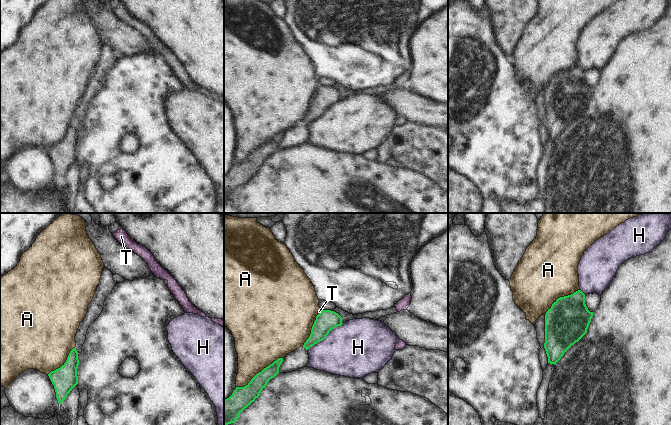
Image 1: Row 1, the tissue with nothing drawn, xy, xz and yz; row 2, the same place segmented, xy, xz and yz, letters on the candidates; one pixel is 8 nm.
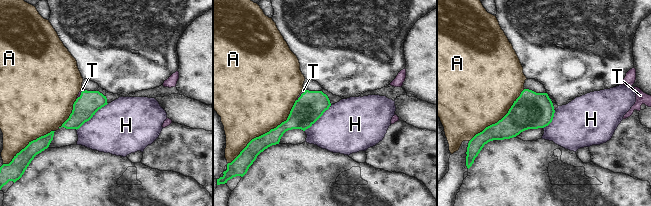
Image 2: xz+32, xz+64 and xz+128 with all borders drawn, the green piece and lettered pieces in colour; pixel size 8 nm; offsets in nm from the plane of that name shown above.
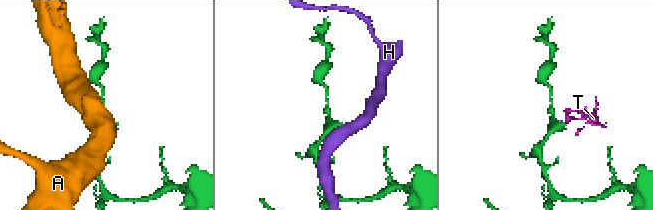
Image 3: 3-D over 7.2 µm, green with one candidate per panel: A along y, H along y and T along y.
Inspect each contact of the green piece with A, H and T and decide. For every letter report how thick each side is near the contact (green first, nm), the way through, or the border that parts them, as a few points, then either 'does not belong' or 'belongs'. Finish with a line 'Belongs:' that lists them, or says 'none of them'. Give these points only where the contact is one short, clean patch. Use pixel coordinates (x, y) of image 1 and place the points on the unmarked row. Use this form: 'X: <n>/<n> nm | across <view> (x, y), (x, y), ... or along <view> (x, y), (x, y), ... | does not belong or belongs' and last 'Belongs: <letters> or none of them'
A: 170/400 nm | does not belong
H: 170/440 nm | does not belong
T: 170/20 nm | belongs
Belongs: T

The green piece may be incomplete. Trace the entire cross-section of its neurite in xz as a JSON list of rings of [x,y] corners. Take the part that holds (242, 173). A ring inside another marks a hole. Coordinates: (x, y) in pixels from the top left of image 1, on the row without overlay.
[[[278,134],[257,149],[246,162],[236,163],[232,171],[224,176],[224,202],[236,199],[240,189],[259,173],[269,156],[279,149],[282,138],[283,134]]]

